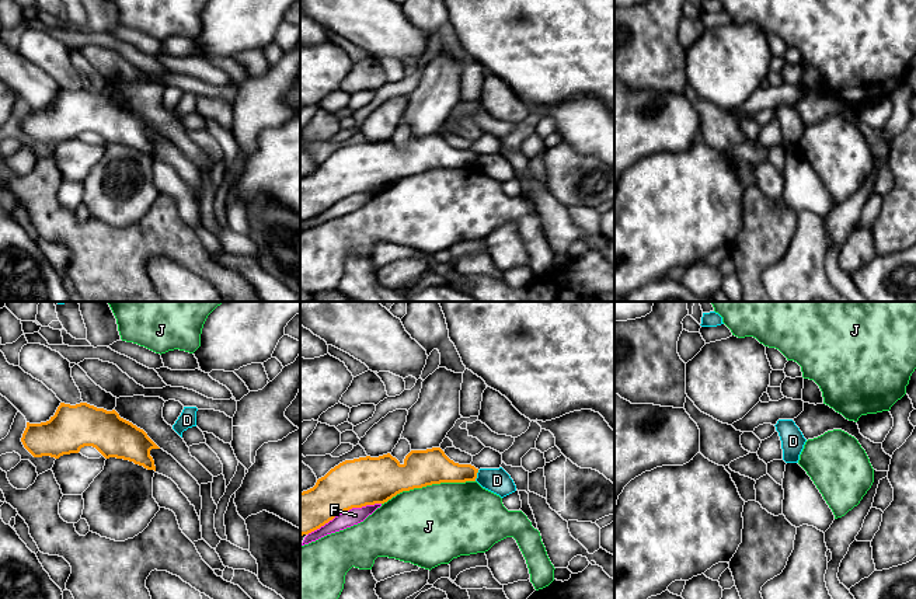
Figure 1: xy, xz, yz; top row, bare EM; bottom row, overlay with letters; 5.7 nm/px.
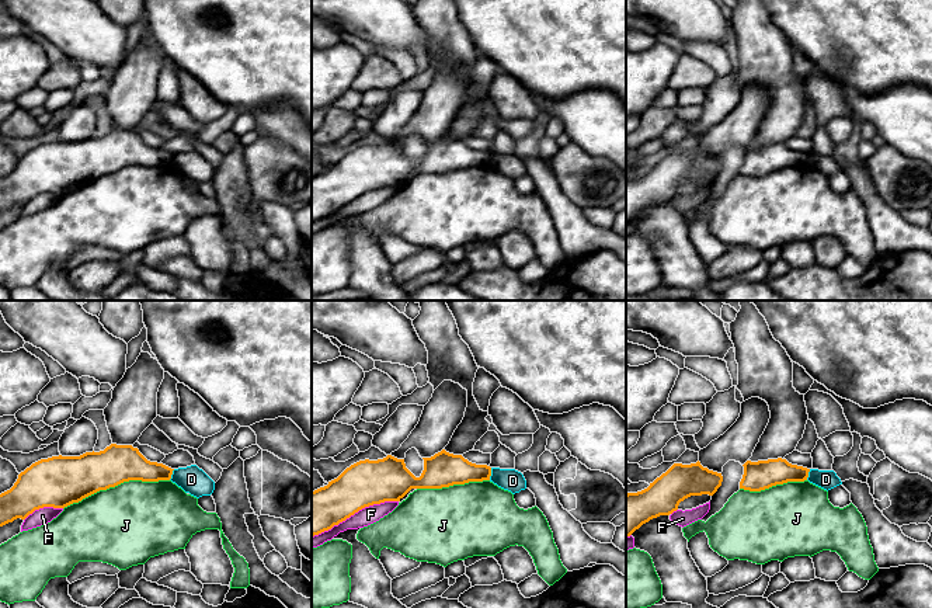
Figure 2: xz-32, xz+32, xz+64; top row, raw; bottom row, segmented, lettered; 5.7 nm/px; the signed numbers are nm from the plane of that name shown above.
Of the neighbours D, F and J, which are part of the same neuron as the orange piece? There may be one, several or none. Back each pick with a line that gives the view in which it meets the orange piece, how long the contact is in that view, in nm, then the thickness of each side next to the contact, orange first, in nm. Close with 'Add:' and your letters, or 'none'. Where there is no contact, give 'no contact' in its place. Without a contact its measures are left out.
Add: none

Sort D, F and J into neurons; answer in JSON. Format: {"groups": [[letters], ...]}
{"groups": [["D"], ["F"], ["J"]]}

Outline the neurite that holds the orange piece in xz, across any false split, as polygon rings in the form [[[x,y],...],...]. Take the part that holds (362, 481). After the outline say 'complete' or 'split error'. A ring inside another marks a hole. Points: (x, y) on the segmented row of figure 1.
[[[440,447],[411,450],[401,464],[390,453],[379,457],[345,460],[331,469],[316,485],[300,492],[300,536],[309,534],[352,508],[384,504],[403,491],[440,483],[476,481],[478,469],[450,460]]] | complete

